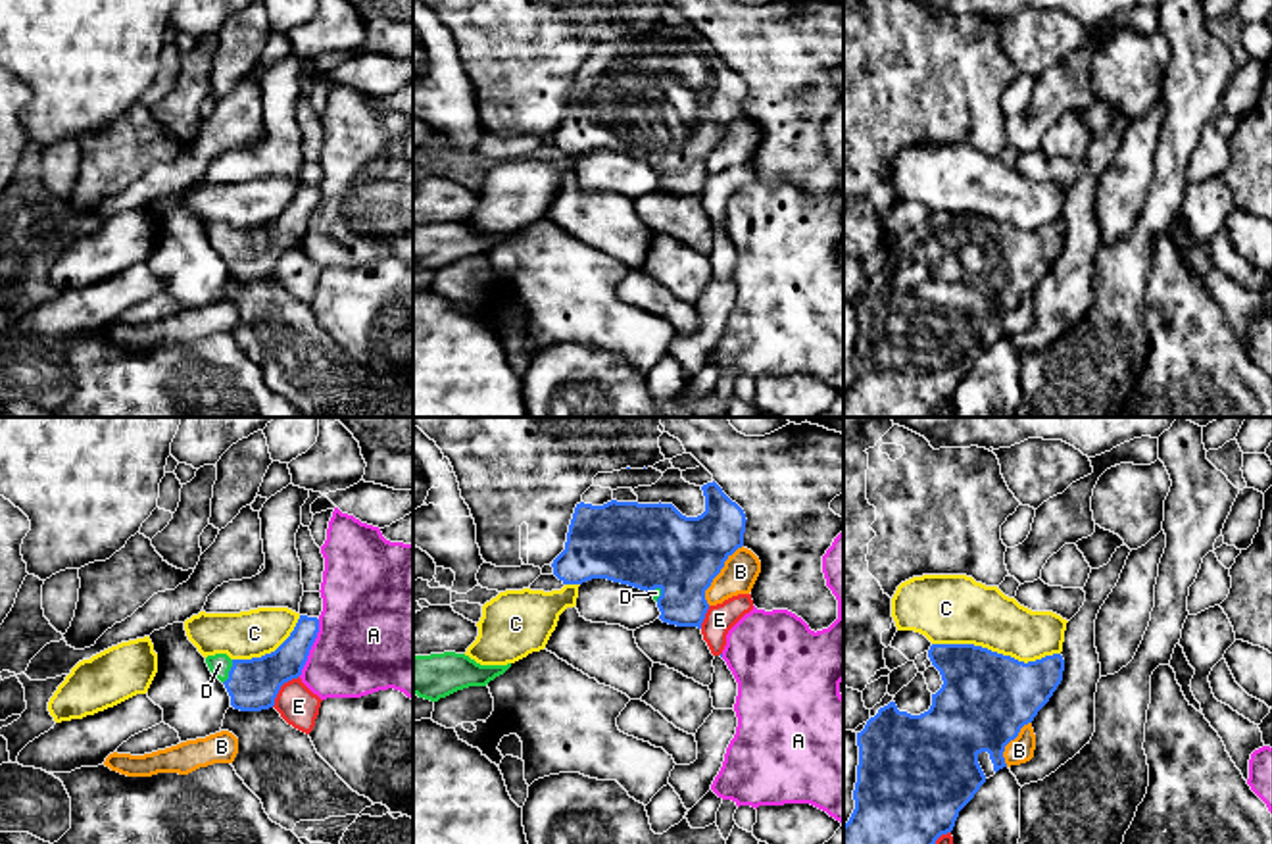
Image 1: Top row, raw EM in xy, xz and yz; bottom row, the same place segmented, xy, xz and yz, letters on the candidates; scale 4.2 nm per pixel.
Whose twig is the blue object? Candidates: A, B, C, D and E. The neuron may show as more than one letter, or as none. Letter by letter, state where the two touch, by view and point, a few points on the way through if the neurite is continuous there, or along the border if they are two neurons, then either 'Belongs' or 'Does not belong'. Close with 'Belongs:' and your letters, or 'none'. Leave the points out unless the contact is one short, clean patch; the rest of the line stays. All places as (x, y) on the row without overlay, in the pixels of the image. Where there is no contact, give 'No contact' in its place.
A: Touches blue at xy (310, 218). Does not belong
B: Touches blue at xz (717, 143). Does not belong
C: Touches blue at yz (996, 222). Does not belong
D: Touches blue at xy (229, 241). Path across: xy (252, 254), (229, 241), (220, 233). Belongs
E: Touches blue at xy (279, 258). Does not belong
Belongs: D

